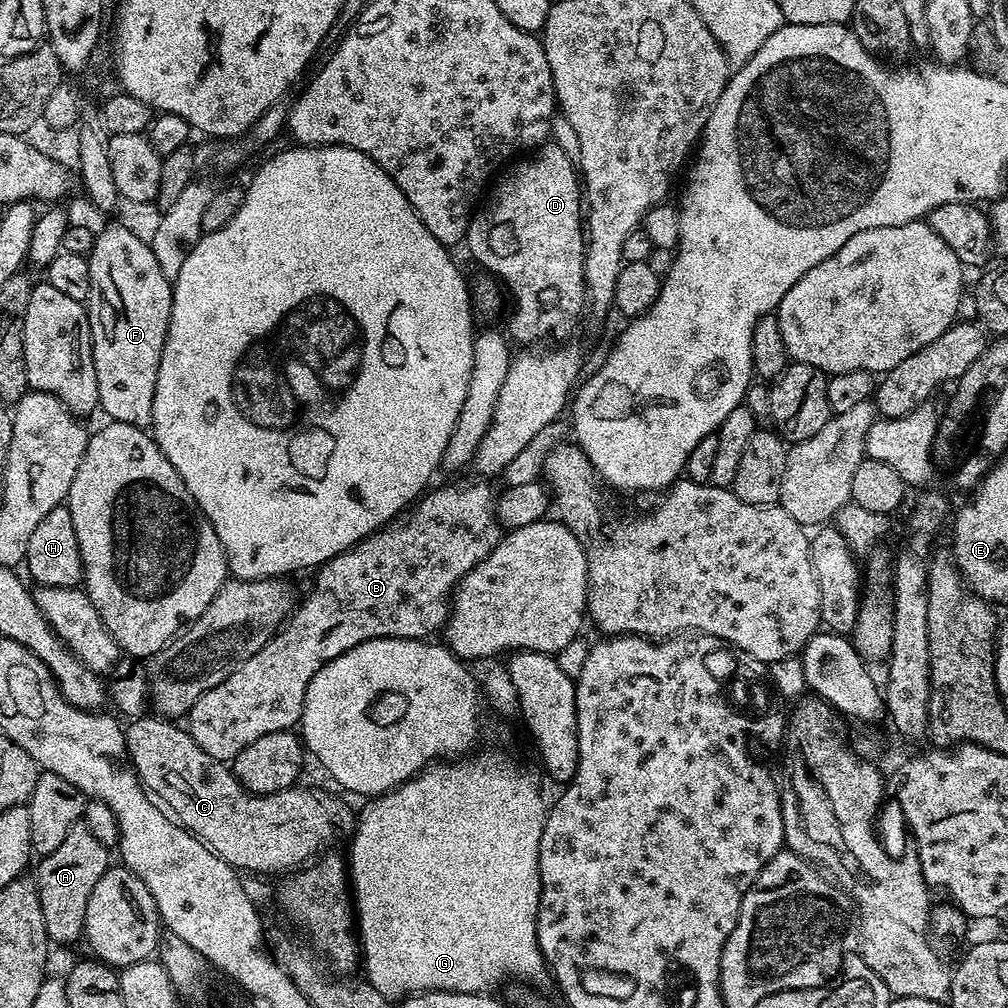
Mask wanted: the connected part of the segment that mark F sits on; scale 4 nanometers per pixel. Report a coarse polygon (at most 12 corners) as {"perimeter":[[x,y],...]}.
{"perimeter":[[124,224],[86,301],[98,408],[147,429],[172,281]]}

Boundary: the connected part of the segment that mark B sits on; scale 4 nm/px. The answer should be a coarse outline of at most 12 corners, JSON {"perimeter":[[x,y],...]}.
{"perimeter":[[487,479],[425,491],[315,569],[280,631],[198,697],[231,762],[300,723],[326,662],[423,640],[500,541]]}

